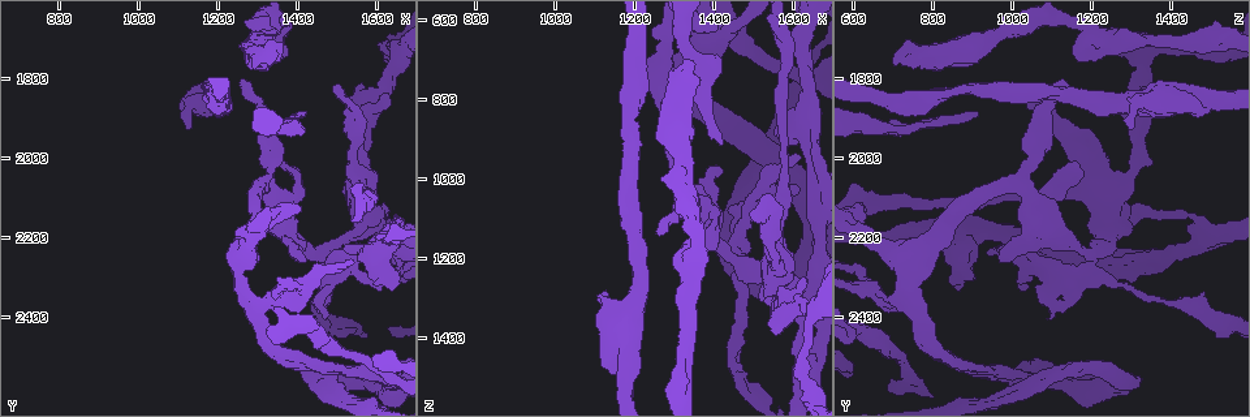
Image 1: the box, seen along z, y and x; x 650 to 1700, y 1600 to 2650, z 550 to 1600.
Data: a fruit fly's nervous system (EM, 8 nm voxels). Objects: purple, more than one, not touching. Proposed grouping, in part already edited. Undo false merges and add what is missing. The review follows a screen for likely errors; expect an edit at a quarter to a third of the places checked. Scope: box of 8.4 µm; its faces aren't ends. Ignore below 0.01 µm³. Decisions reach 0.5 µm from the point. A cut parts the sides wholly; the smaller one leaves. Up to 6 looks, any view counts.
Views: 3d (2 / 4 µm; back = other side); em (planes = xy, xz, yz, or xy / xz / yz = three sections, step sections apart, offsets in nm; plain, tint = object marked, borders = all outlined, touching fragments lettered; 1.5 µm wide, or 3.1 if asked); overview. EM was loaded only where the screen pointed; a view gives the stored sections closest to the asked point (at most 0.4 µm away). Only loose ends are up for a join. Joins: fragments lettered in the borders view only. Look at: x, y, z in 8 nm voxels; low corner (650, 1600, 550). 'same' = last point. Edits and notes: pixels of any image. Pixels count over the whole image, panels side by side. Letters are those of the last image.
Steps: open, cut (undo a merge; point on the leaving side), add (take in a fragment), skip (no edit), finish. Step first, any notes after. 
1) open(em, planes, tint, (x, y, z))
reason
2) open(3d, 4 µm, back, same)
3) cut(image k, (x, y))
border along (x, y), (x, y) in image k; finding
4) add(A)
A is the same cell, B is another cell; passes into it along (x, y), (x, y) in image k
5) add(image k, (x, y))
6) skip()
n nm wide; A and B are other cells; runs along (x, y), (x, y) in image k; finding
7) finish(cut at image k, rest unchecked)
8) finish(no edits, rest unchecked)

open(3d, 4 µm, back, (1115, 1925, 1305))
an open end

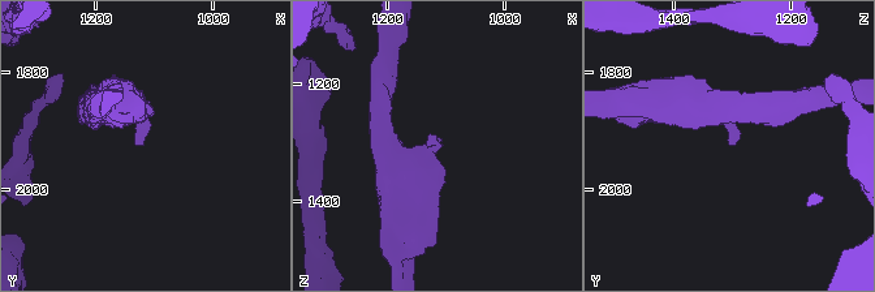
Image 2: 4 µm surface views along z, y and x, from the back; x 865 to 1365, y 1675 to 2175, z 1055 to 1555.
open(em, xy, step 4, borders, (1120, 1925, 1305))
shape alone is not enough

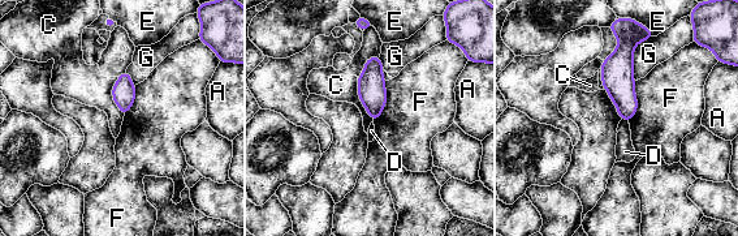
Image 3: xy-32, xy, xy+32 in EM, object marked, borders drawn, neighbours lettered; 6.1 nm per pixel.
open(em, planes, borders, same)
another direction

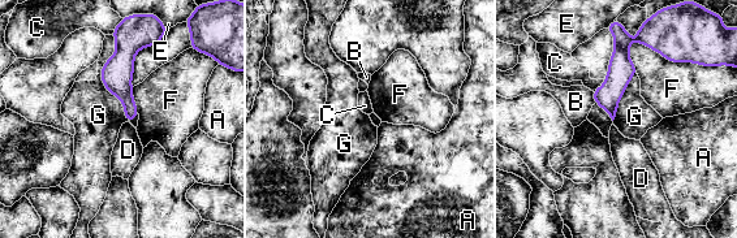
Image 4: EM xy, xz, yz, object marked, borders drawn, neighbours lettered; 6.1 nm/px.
skip()
G touches over 550 nm; A, B, C, D, E, F and G are other cells; none of them fits

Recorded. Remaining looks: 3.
open(em, planes, borders, (1320, 1760, 700))
an open end

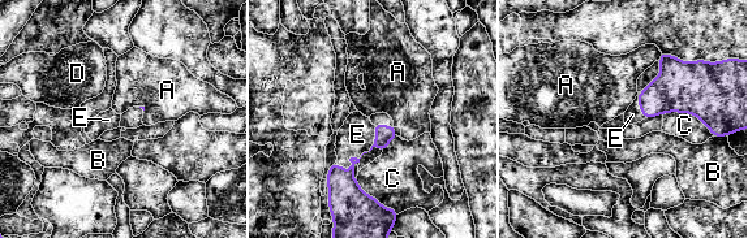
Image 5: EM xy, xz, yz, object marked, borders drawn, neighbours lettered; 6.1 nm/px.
add(E)
E is the same cell, A, B, C and D are other cells; the cell continues

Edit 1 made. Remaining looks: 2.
open(em, planes, tint, (1420, 1885, 910))
free end

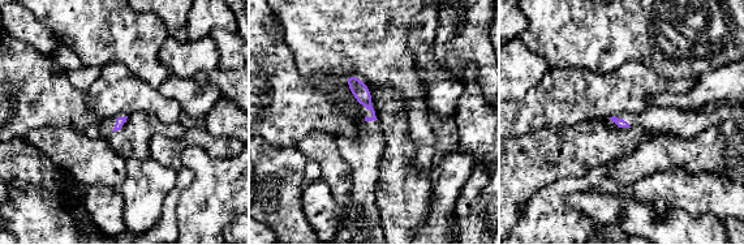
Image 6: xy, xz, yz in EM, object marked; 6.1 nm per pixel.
open(em, planes, borders, same)

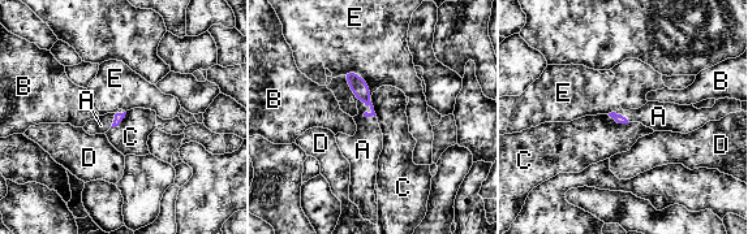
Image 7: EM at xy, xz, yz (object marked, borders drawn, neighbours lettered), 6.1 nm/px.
add(A)
A is the same cell, B, C, D and E are other cells; passes into it along (360, 89), (370, 107), (365, 146) in image 7; the cell continues

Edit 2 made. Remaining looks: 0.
finish(add at image 5, add at image 7, rest unchecked)

